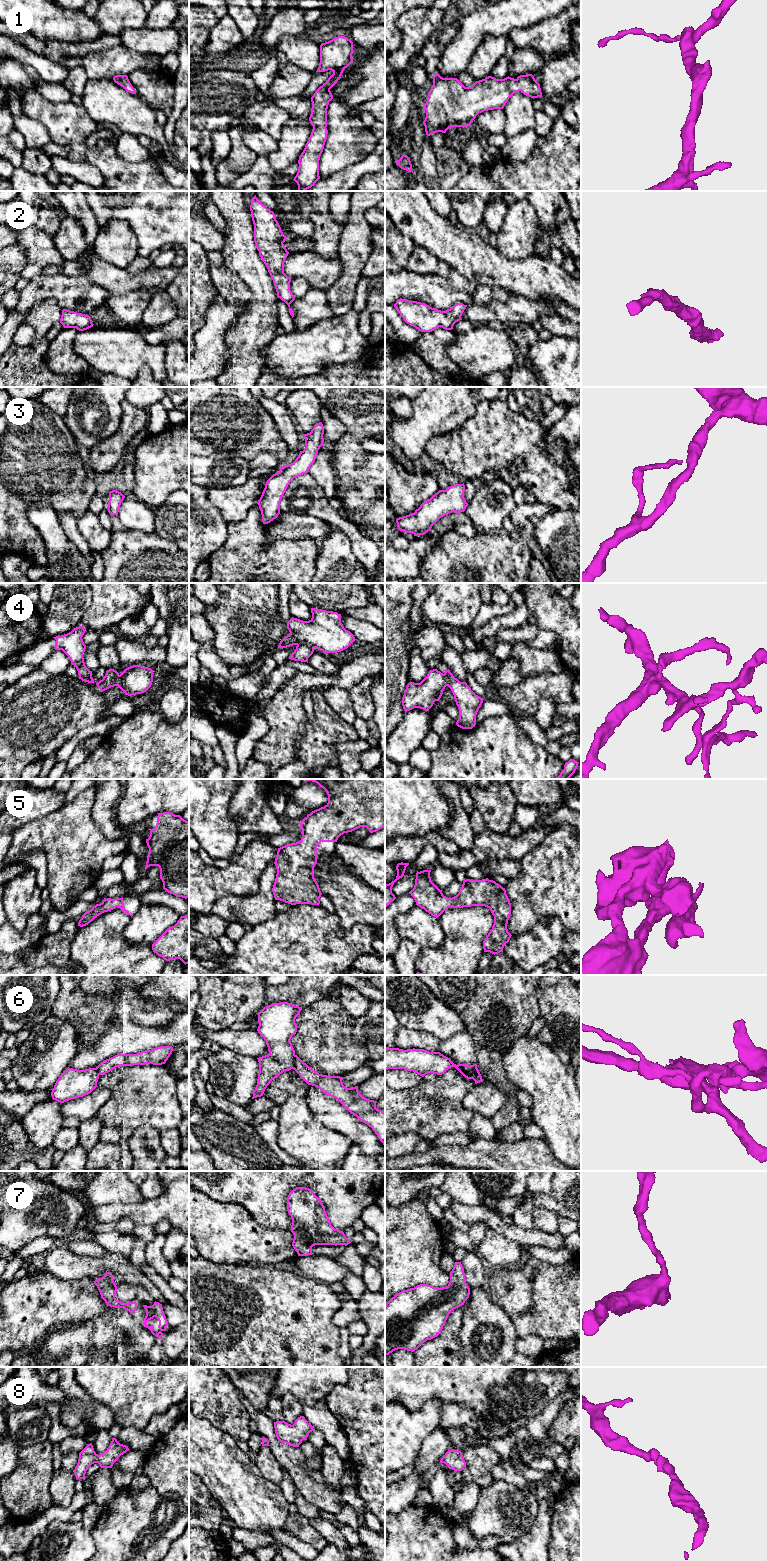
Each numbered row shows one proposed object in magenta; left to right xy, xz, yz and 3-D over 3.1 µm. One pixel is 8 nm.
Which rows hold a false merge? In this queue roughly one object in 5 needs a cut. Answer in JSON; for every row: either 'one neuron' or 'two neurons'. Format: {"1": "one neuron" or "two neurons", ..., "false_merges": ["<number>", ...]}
{"1": "one neuron", "2": "one neuron", "3": "one neuron", "4": "two neurons", "5": "one neuron", "6": "two neurons", "7": "one neuron", "8": "one neuron", "false_merges": ["4", "6"]}

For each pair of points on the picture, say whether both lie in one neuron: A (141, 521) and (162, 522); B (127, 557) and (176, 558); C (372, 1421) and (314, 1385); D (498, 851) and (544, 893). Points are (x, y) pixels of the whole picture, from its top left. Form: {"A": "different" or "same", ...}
{"A": "different", "B": "same", "C": "different", "D": "different"}

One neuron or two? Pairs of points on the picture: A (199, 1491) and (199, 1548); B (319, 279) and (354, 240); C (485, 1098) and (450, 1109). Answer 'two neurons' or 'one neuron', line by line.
A: one neuron
B: two neurons
C: two neurons

